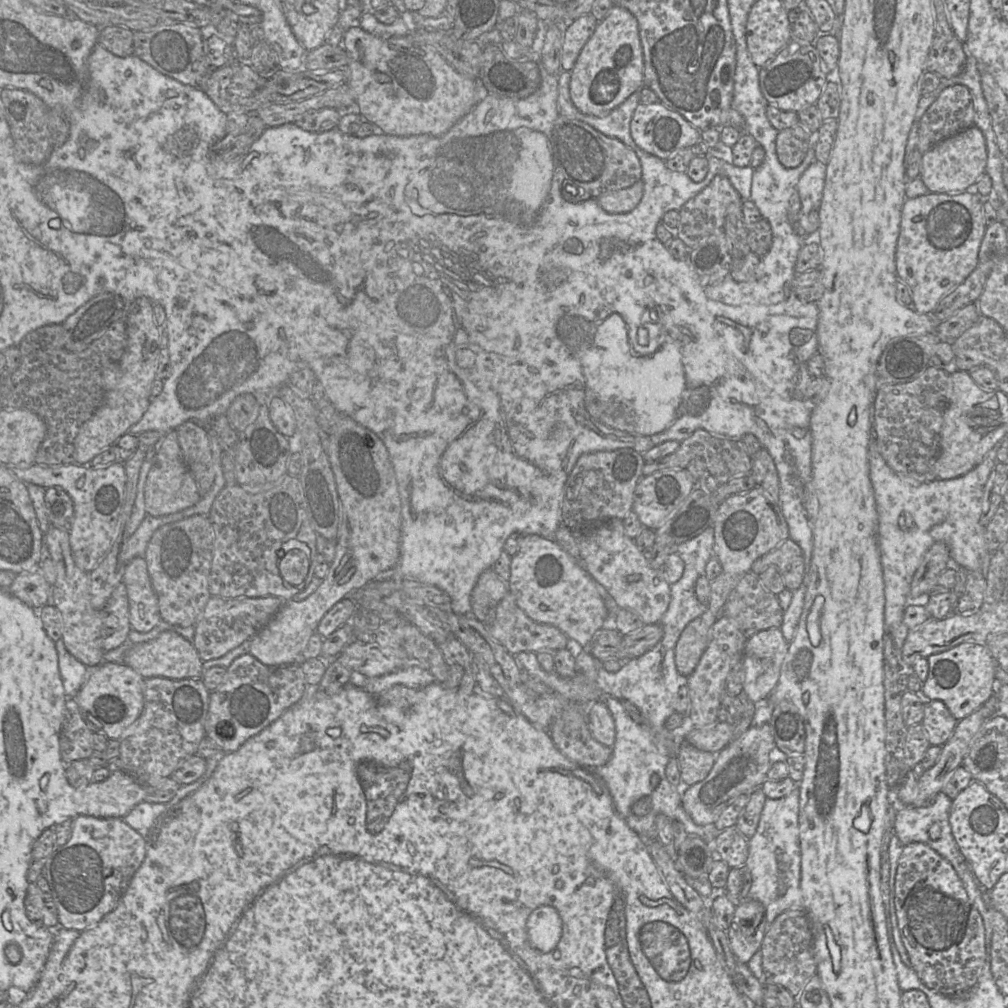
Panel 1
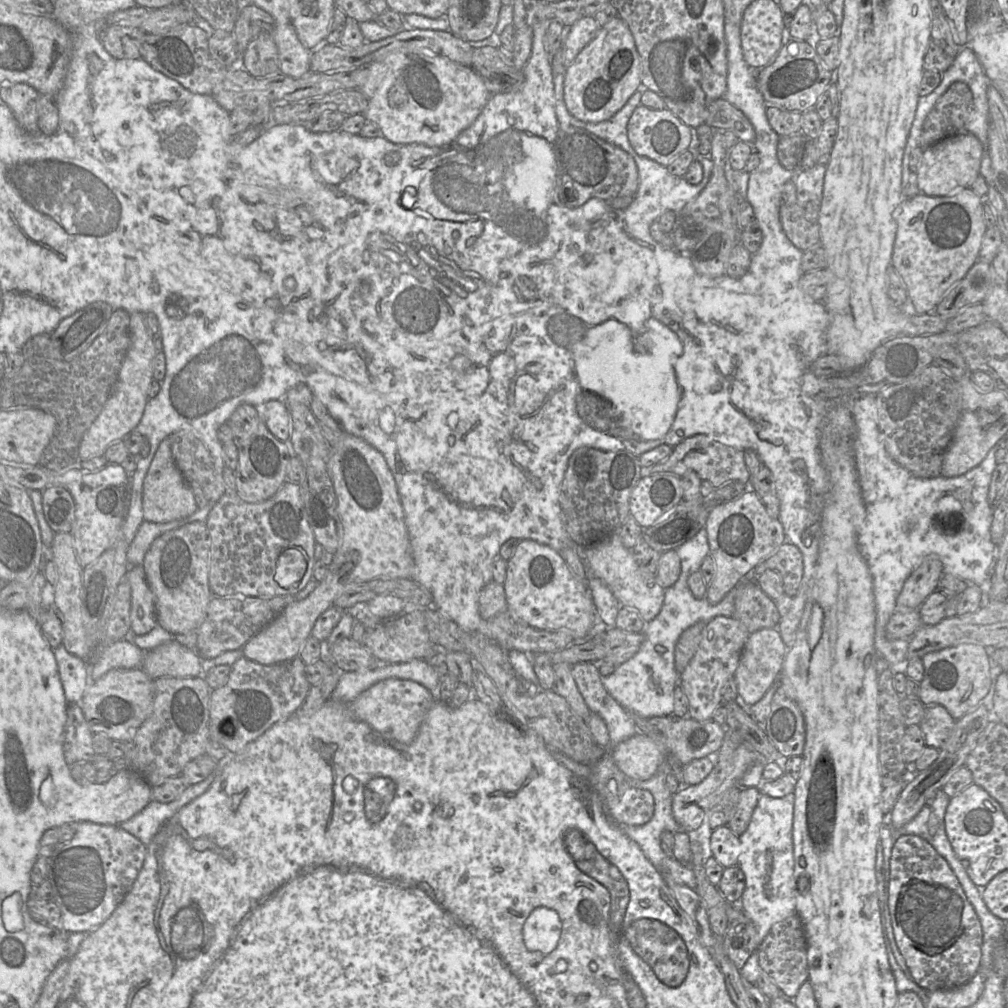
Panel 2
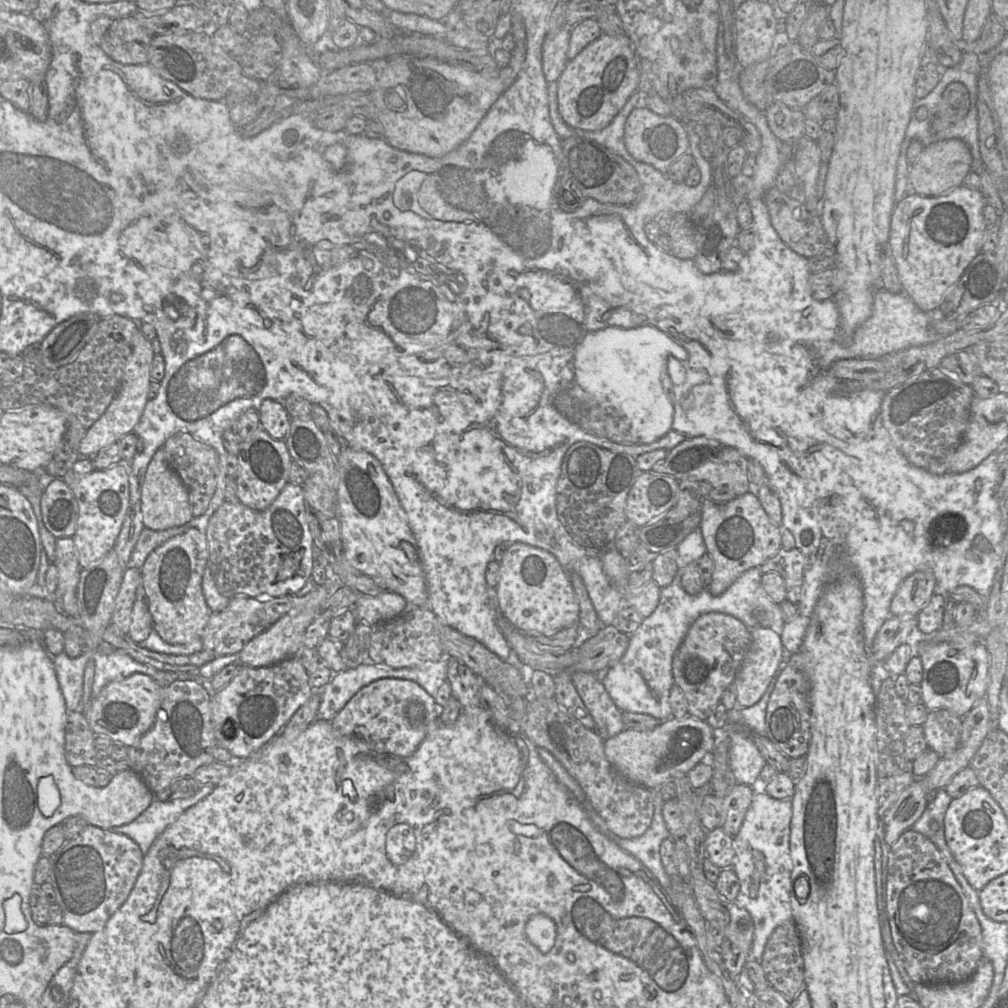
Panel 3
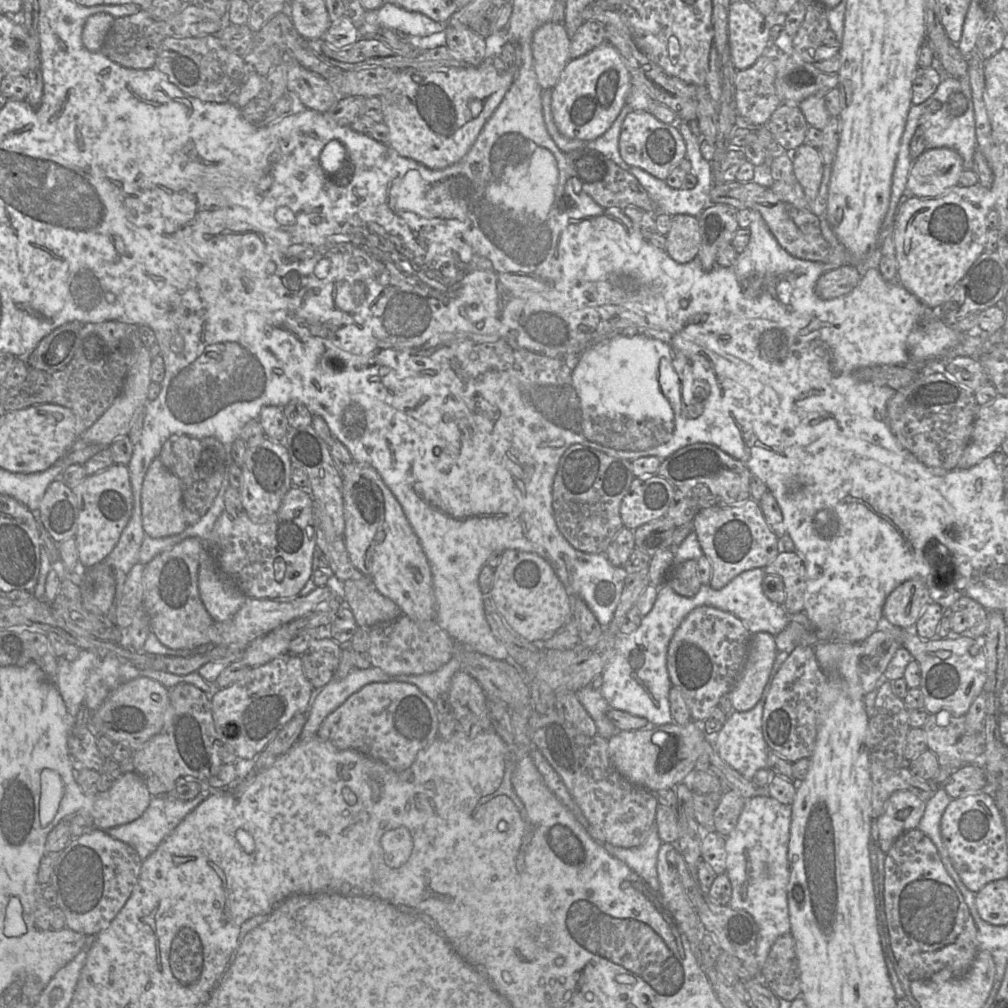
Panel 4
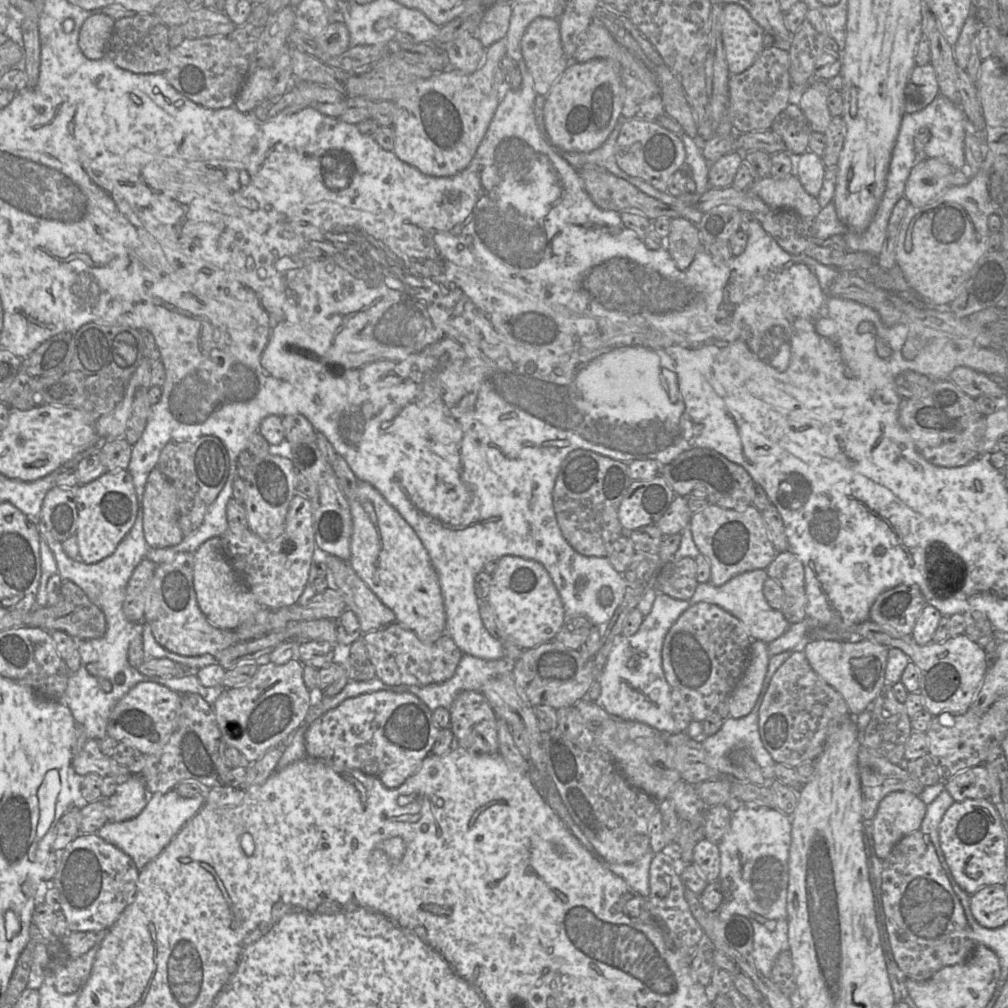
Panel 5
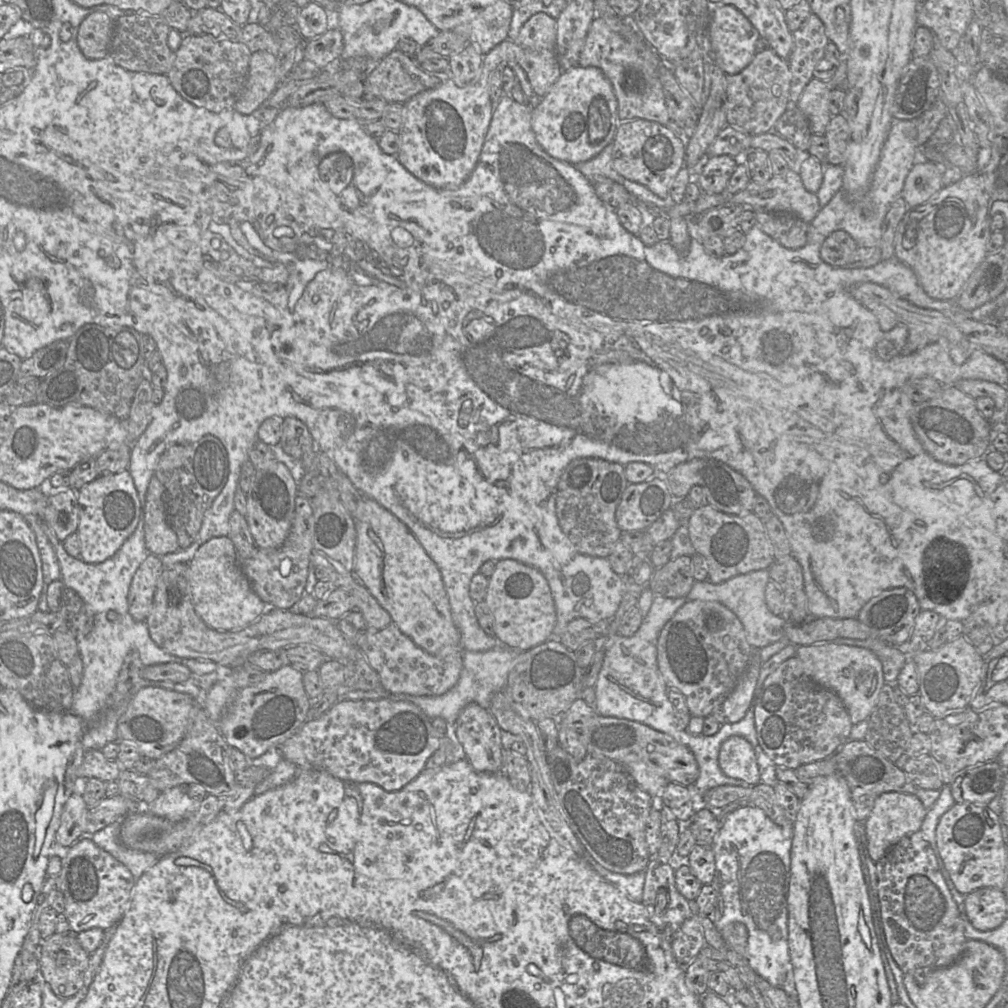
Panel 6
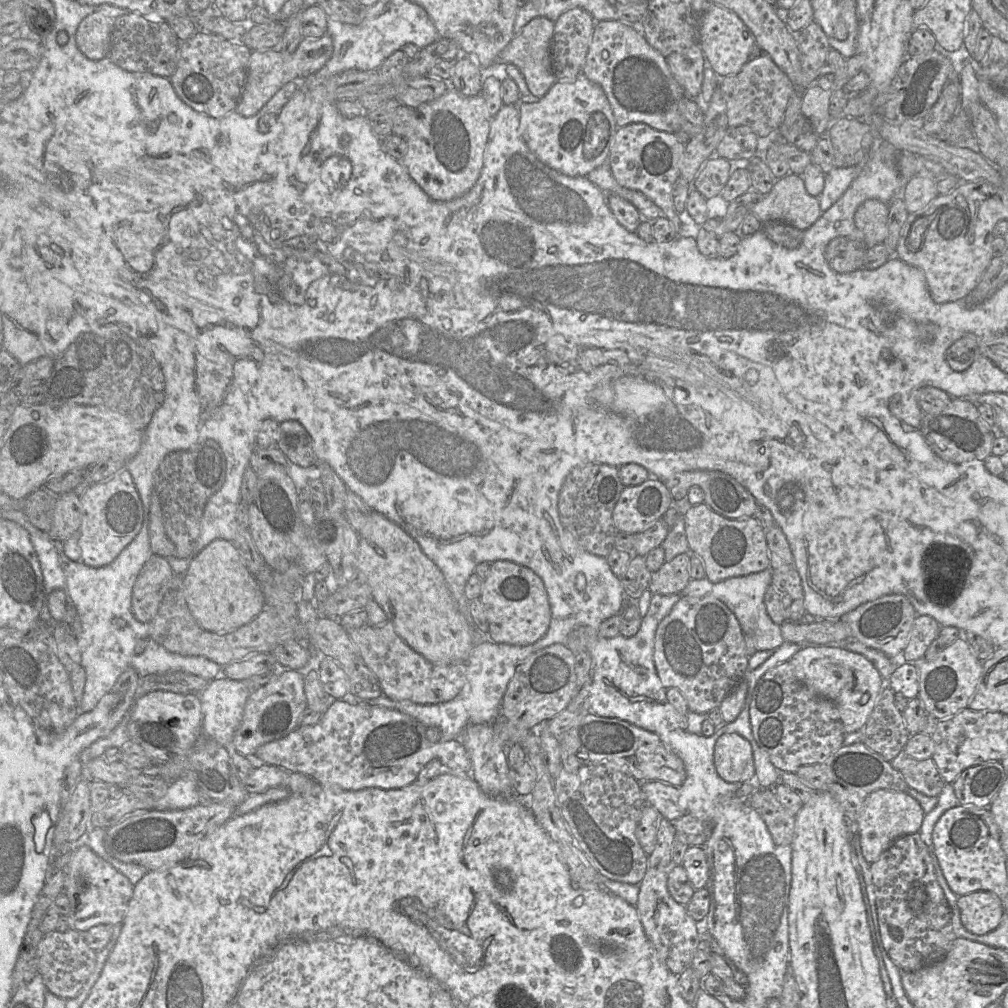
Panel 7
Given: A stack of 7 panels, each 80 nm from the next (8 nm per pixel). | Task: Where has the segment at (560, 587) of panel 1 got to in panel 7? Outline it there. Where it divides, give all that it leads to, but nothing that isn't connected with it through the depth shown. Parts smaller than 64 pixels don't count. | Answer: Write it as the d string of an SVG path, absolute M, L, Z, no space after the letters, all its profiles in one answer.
M506 560L493 562L479 599L489 624L487 639L492 642L526 646L548 631L551 622L548 594L542 579L528 567Z

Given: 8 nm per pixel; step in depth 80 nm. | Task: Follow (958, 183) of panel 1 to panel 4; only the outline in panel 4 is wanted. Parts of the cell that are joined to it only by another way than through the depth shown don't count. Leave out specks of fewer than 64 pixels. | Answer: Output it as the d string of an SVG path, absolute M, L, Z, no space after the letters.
M925 150L912 164L906 191L918 198L935 198L957 186L963 171L962 158L955 150Z

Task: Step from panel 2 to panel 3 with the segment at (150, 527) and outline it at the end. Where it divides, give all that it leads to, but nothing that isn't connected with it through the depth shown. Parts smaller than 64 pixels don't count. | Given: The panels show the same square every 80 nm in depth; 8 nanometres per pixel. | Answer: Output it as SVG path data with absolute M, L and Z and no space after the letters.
M188 523L182 526L173 527L161 531L151 530L144 527L132 551L127 567L135 567L141 570L147 559L147 556L150 554L151 551L165 543L167 540L185 533L186 529L188 528Z

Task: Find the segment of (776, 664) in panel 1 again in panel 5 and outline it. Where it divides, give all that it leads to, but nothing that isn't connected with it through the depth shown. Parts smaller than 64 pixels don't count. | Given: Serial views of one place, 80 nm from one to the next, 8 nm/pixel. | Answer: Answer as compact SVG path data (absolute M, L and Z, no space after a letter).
M752 640L745 671L727 697L730 717L739 719L752 711L761 692L769 660L768 644Z

